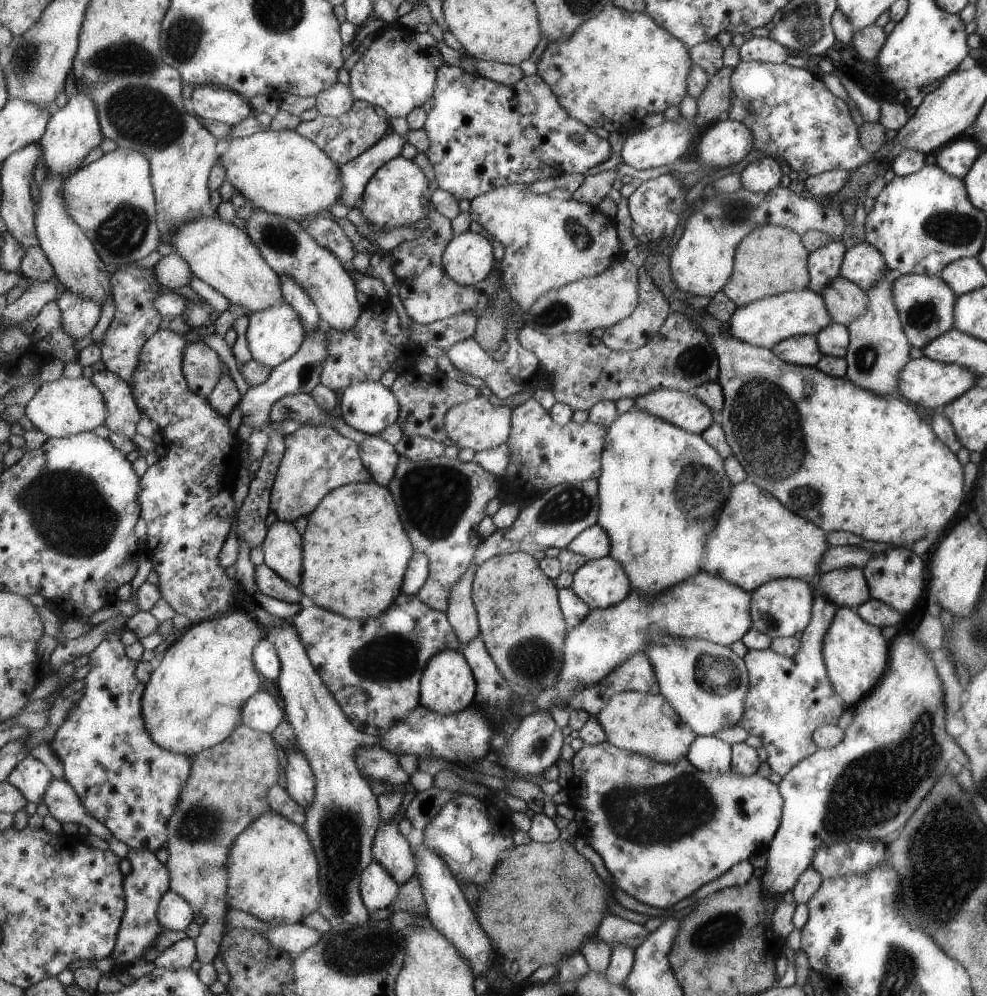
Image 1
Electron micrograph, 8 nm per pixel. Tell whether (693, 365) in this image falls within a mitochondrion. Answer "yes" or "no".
yes

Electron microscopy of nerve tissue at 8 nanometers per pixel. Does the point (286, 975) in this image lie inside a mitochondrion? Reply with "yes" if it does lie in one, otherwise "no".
no

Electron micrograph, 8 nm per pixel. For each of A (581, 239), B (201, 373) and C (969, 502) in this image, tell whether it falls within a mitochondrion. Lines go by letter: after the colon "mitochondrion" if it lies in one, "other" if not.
A: mitochondrion
B: mitochondrion
C: other

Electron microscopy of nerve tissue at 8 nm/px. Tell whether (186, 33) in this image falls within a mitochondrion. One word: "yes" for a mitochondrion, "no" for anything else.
yes

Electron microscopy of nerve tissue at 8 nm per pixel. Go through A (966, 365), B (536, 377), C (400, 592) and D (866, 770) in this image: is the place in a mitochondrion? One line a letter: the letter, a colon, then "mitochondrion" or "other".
A: other
B: other
C: other
D: mitochondrion

